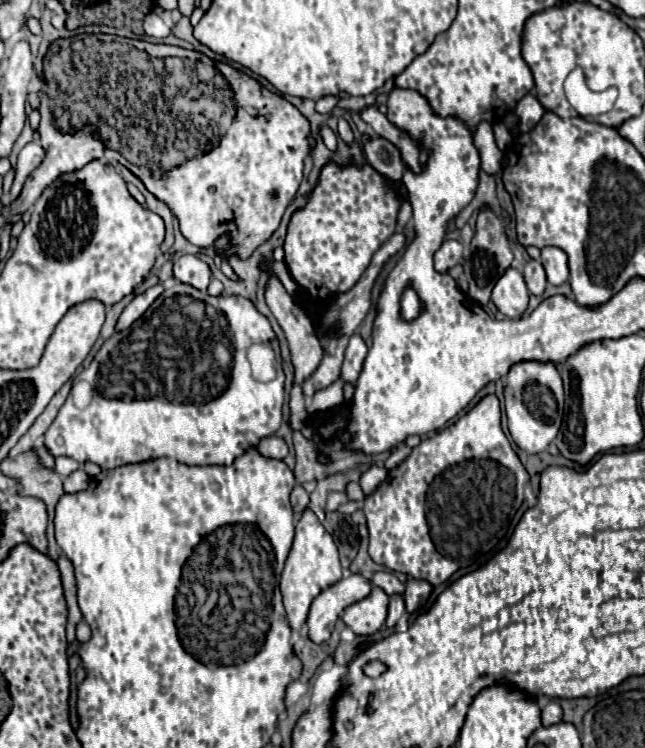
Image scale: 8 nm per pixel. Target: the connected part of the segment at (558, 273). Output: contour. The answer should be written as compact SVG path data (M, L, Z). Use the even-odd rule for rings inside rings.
M551 246L543 248L541 262L545 266L549 284L559 286L569 280L569 262L567 262L567 254L561 248L551 248Z

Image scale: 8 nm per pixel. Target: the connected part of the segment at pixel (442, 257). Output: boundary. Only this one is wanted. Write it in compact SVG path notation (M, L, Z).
M445 240L443 246L435 252L435 270L447 272L463 262L463 246L457 240Z

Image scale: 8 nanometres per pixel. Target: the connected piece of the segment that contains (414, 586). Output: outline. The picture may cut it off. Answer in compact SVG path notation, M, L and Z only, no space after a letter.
M409 578L407 584L405 584L405 594L403 594L403 600L405 600L405 606L407 606L407 612L413 614L417 612L419 604L425 604L429 600L433 592L433 586L425 580L413 580Z

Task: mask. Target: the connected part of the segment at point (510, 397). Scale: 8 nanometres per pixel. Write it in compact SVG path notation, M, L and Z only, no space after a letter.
M515 364L507 374L505 412L513 442L529 452L543 452L559 432L563 416L563 382L553 364Z

